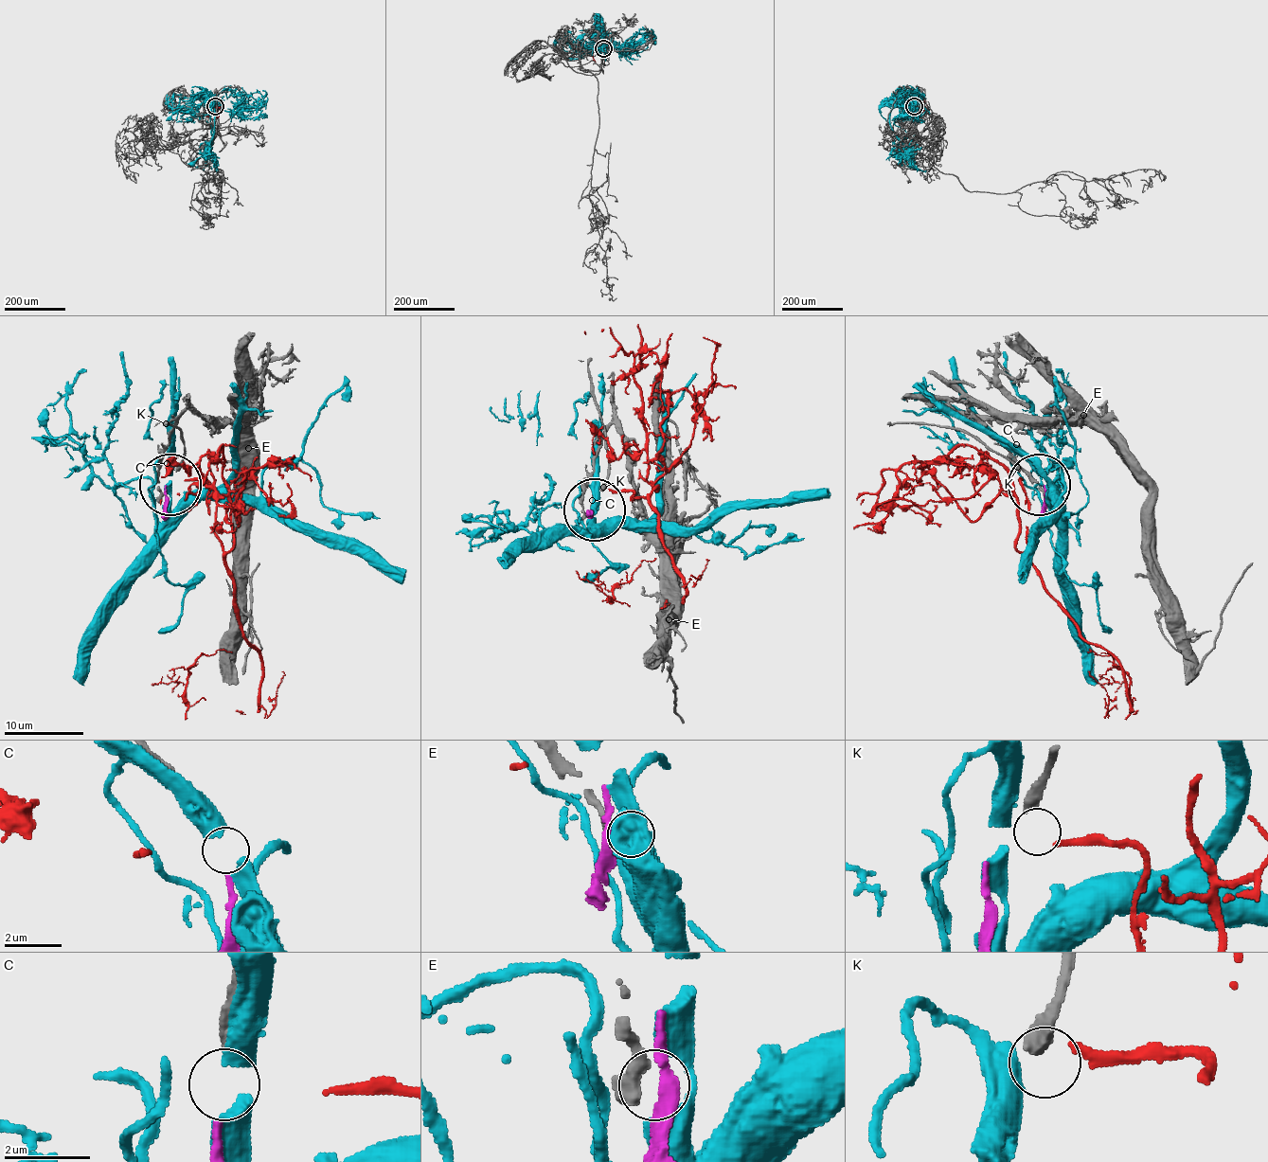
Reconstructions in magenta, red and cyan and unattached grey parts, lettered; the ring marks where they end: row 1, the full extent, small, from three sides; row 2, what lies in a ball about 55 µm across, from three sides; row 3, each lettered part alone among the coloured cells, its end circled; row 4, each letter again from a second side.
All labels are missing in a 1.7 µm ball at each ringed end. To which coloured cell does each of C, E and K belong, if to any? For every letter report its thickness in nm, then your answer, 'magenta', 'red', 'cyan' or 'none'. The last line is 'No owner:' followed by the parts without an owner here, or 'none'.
C: 200 nm | magenta
E: 360 nm | none
K: 440 nm | none
No owner: E, K

